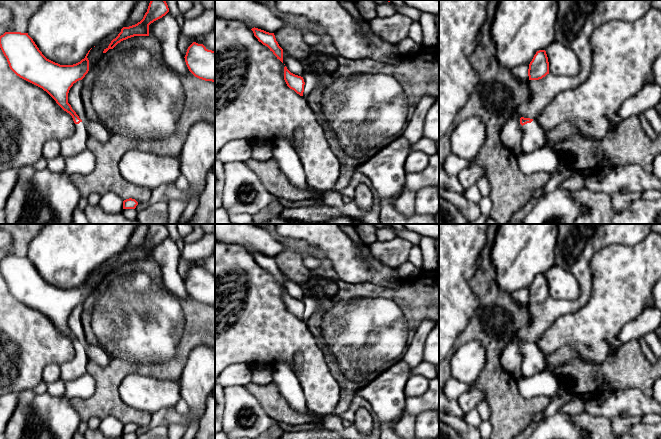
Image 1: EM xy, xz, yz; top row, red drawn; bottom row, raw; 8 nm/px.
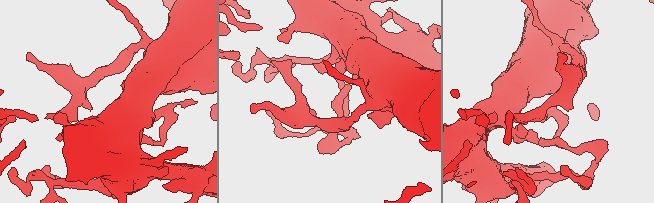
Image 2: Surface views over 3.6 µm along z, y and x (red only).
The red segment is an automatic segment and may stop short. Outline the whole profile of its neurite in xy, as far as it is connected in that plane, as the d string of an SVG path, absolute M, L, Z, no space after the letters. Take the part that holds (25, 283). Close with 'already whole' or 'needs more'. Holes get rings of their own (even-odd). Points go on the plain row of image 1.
M5 256L3 259L0 260L0 272L7 283L10 293L20 302L42 312L46 315L55 325L56 327L67 337L69 337L73 345L75 347L75 356L74 358L64 363L60 366L60 379L62 379L65 383L77 379L78 377L82 376L86 373L87 369L87 362L88 356L85 351L84 346L79 342L76 336L72 333L71 329L68 327L68 317L70 312L79 304L82 304L85 299L89 295L89 284L87 282L90 274L86 278L85 282L82 283L80 286L73 288L73 289L60 289L55 287L49 283L47 283L42 276L39 274L33 263L28 259L28 257L21 257L21 256Z; needs more

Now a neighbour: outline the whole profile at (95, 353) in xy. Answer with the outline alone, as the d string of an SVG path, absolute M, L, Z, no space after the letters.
M79 304L73 308L68 317L68 327L84 346L87 356L101 367L106 367L111 362L111 357L99 345L91 345L86 341L82 316L84 313L83 305Z

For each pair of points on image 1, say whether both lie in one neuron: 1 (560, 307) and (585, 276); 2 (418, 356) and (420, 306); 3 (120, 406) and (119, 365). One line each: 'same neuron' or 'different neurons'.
1: same neuron
2: different neurons
3: same neuron

